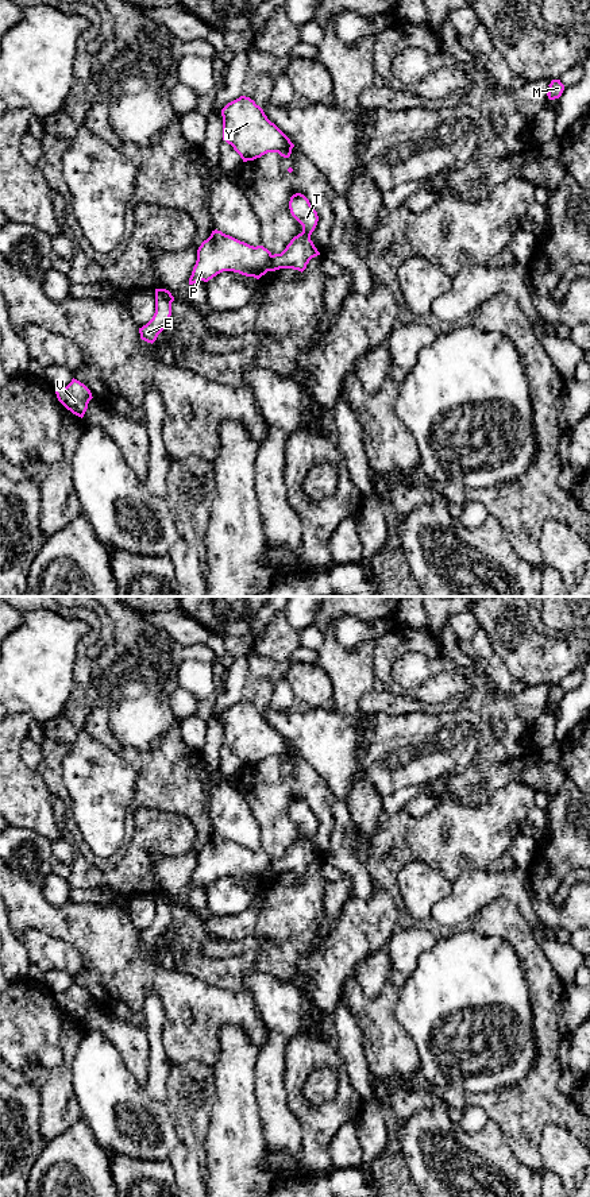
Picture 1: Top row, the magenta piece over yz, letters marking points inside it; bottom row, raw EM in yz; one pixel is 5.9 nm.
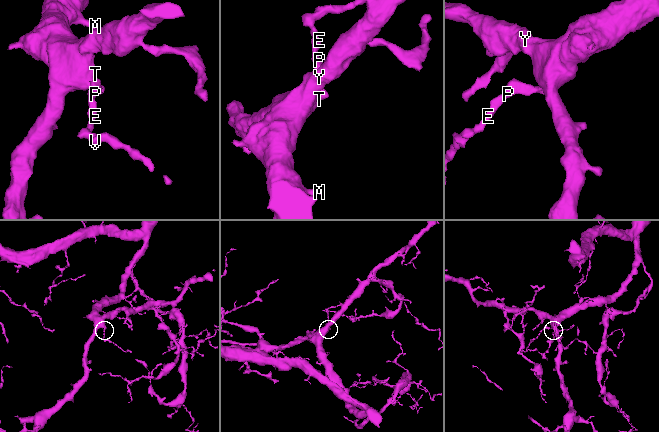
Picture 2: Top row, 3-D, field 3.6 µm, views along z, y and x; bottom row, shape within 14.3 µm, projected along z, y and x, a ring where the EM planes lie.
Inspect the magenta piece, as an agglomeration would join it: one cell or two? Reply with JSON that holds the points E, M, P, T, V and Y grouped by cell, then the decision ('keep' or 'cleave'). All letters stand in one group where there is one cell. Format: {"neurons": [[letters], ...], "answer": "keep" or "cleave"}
{"neurons": [["E", "M", "P", "T", "V", "Y"]], "answer": "keep"}

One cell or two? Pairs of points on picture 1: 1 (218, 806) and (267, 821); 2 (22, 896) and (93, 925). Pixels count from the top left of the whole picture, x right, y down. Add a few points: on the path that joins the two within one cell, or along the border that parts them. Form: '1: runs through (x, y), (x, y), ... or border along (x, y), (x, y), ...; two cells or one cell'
1: border along (236, 790), (258, 823), (262, 848); two cells
2: runs through (39, 912), (68, 912), (76, 921); one cell

